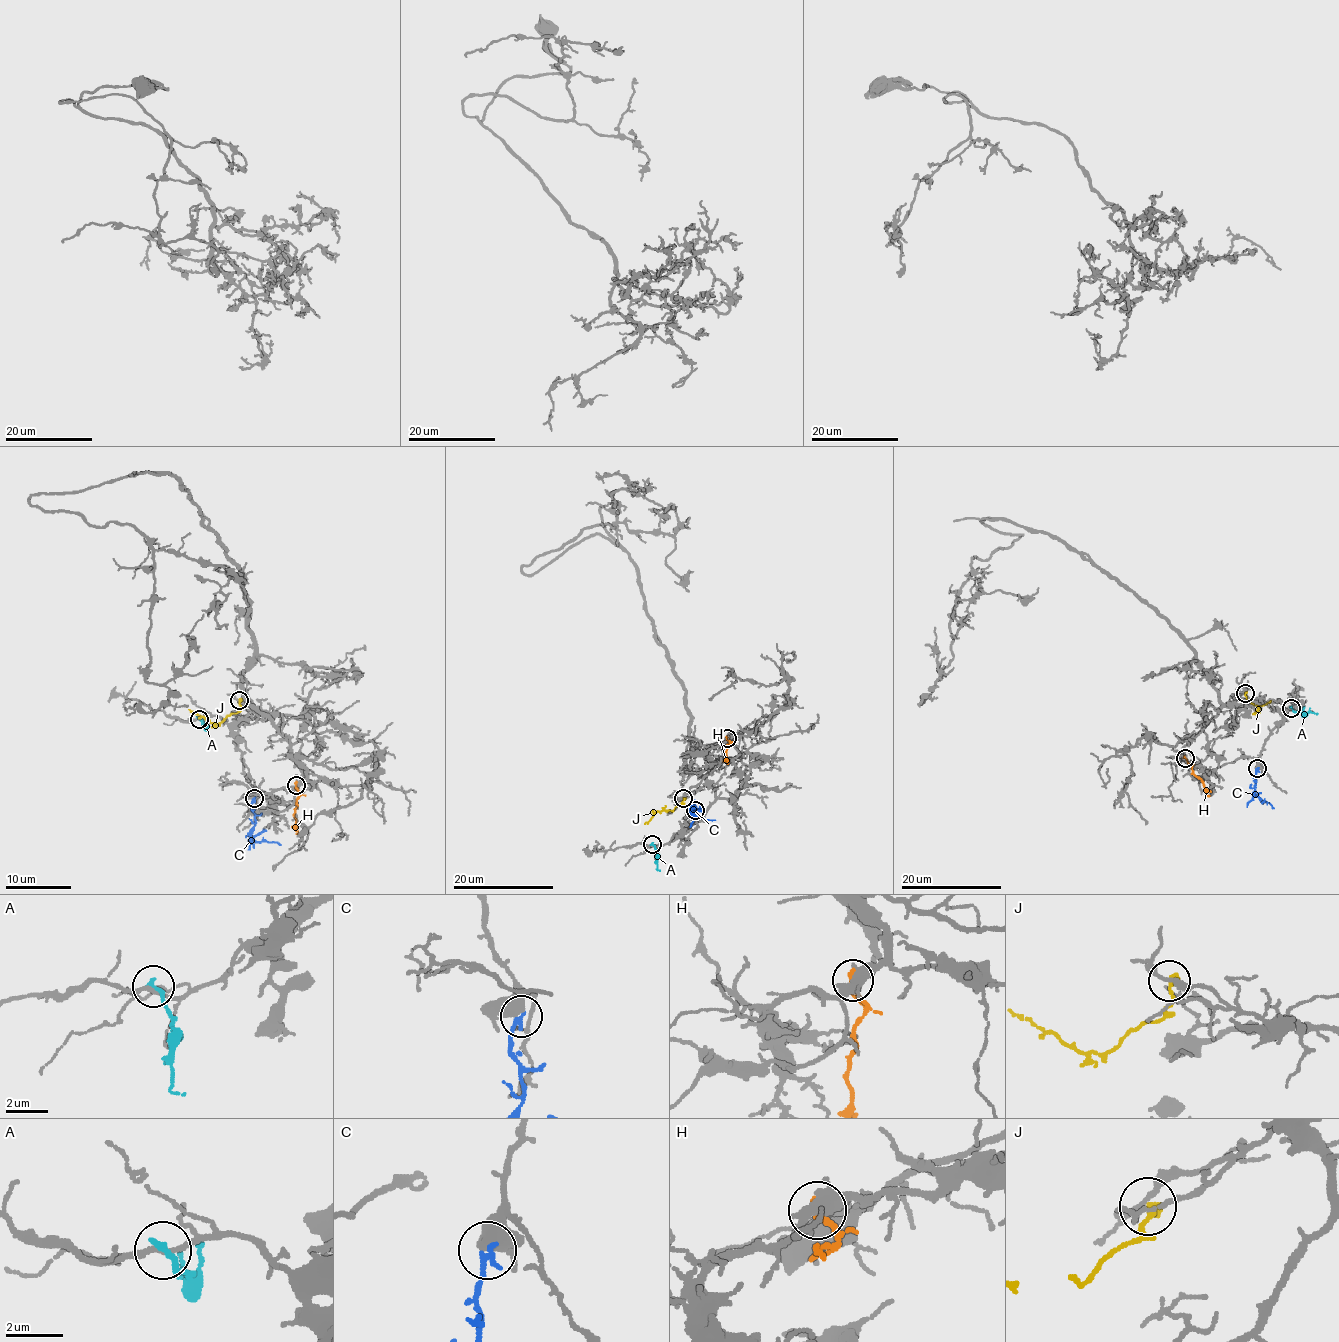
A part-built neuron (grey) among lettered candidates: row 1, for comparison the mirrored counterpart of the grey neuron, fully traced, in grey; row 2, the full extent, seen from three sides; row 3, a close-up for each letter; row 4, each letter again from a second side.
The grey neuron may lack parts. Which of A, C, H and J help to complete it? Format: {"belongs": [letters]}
{"belongs": ["C"]}

